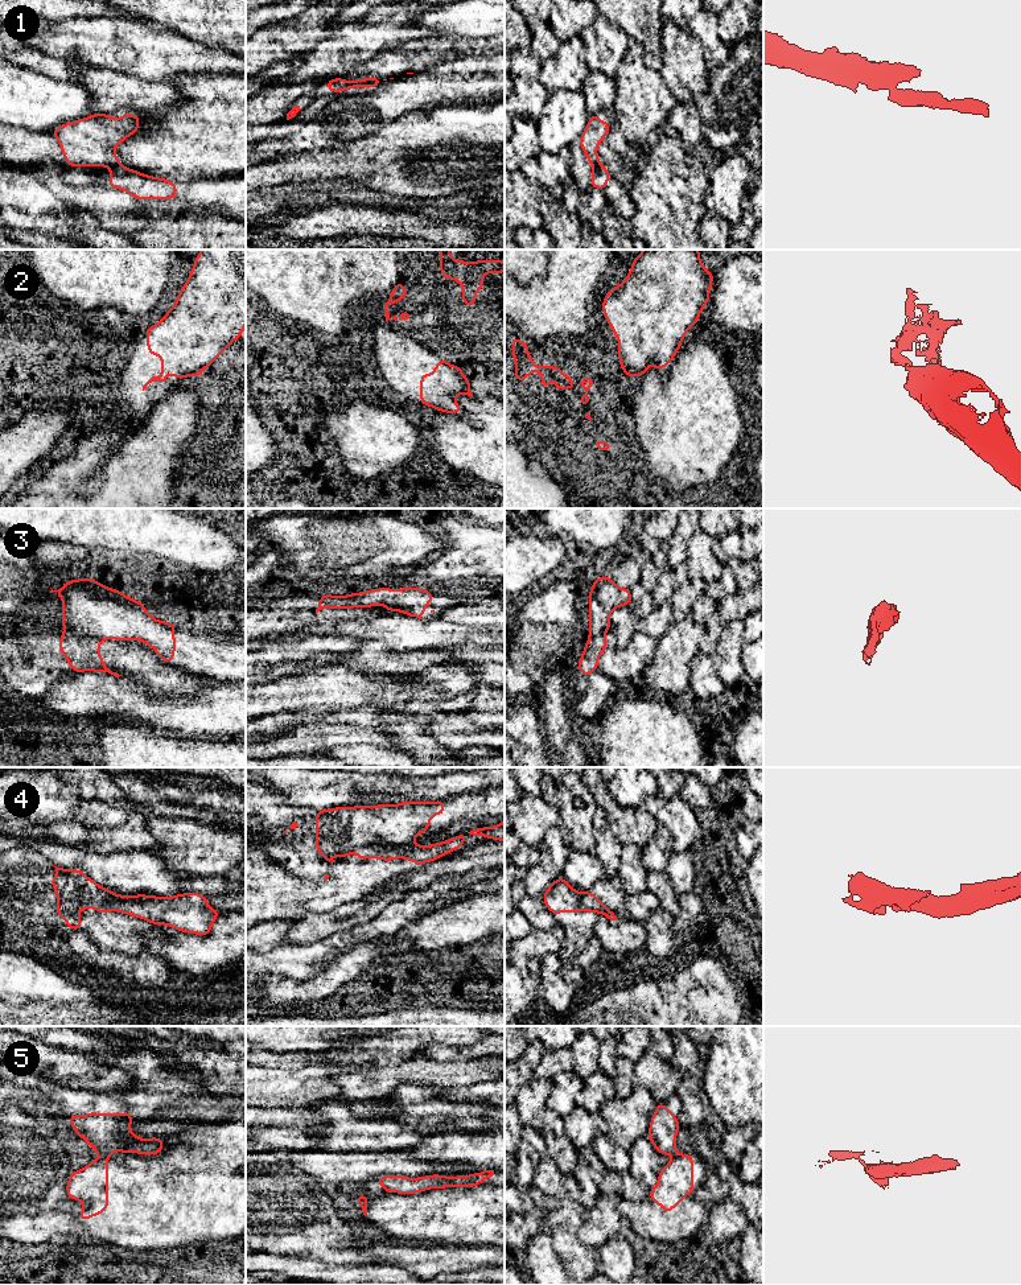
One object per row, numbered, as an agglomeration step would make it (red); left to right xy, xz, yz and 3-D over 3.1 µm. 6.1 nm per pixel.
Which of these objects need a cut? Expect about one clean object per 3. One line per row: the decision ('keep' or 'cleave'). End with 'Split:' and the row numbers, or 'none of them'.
1: cleave
2: keep
3: cleave
4: cleave
5: cleave
Split: 1, 3, 4, 5

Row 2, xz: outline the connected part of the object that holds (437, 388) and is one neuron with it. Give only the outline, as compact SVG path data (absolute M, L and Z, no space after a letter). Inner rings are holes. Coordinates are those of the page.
M441 359L432 374L420 375L420 404L440 412L458 415L462 408L454 396L462 394L473 398L470 386L461 366L452 366L446 359Z

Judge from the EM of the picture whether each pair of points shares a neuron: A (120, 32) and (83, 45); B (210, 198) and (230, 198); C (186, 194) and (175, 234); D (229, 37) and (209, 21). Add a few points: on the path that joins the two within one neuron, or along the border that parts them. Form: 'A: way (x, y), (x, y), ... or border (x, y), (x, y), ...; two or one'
A: way (111, 36), (106, 41), (93, 41); one
B: way (215, 198), (225, 198); one
C: border (171, 201), (181, 210), (206, 211), (211, 208); two
D: way (223, 32), (214, 23); one

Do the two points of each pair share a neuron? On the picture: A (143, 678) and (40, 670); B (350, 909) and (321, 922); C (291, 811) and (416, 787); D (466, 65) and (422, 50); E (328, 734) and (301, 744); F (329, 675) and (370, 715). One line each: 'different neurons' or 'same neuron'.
A: same neuron
B: same neuron
C: different neurons
D: different neurons
E: same neuron
F: different neurons

